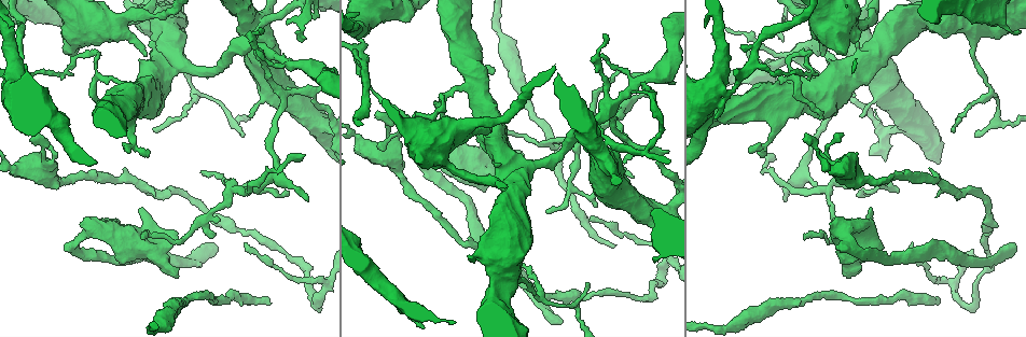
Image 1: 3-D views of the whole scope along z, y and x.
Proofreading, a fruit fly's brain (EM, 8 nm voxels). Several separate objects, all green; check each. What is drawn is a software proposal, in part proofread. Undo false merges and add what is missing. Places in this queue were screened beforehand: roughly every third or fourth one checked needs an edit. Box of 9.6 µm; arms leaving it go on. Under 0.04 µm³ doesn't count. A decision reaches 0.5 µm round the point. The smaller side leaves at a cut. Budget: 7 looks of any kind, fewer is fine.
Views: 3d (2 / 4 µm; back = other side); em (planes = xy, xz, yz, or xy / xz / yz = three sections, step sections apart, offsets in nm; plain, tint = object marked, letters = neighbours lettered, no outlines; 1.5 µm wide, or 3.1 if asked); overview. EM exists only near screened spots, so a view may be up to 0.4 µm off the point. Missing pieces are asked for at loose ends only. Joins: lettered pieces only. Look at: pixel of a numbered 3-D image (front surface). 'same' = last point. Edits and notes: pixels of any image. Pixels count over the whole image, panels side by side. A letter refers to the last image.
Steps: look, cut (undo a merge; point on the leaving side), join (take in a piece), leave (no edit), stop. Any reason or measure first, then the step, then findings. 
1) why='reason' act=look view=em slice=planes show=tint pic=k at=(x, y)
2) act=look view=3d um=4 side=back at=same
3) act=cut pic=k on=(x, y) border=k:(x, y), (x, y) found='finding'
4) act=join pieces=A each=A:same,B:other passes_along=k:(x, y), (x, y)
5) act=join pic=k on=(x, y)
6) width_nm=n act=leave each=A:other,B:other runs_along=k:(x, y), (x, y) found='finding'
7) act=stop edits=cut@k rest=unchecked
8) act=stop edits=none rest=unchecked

why='end of a long branch' act=look view=em slice=xy step=8 show=letters pic=1 at=(934, 301)

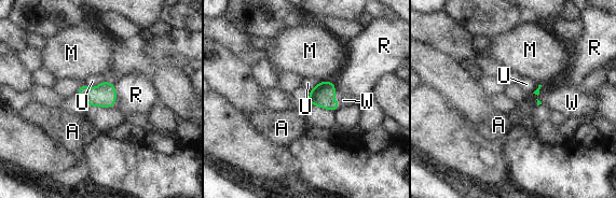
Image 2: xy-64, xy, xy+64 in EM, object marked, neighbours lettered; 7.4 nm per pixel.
act=look view=em slice=planes show=letters at=same

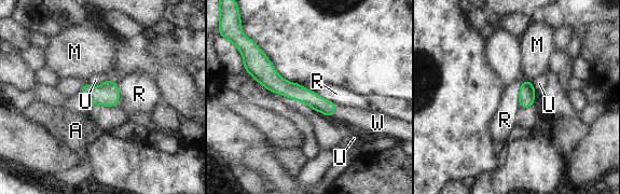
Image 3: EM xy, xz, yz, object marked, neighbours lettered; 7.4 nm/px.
width_nm=110 act=join pieces=W each=A:other,M:other,R:other,U:other,W:same passes_along=3:(328, 108), (335, 109), (364, 121) found='the neuron continues'

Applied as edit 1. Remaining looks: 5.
why='sudden change in width' act=look view=3d um=2 pic=1 at=(990, 229)

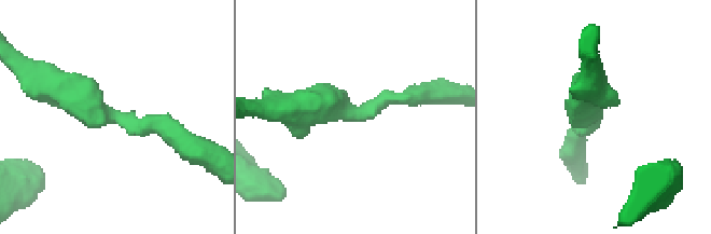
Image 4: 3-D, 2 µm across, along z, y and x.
arm_widths_nm=190,220 why='now the EM' act=look view=em slice=planes show=tint pic=4 at=(351, 113)

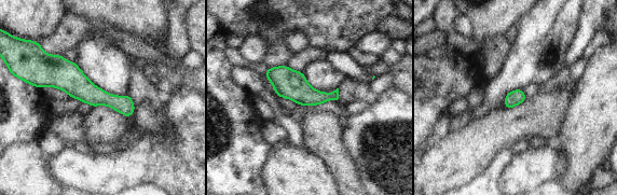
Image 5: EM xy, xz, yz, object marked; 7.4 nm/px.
act=look view=em slice=planes show=letters at=same

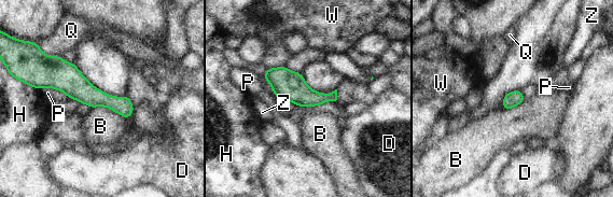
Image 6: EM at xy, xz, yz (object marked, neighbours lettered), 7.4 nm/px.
act=leave each=B:other,D:other,H:other,P:other,Q:other,W:other,Z:other border=6:(92, 108), (106, 106), (126, 118) found='all the same neuron'

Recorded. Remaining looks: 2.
act=look view=3d um=2 pic=1 at=(241, 136)

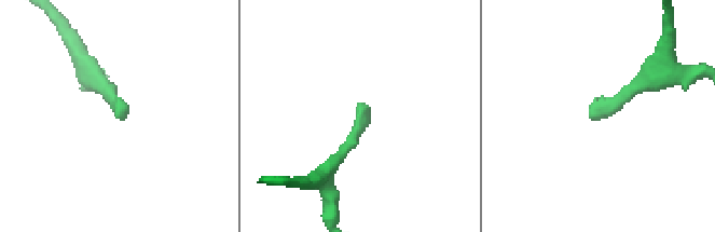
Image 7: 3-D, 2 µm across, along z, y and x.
act=look view=em slice=planes show=letters pic=7 at=(358, 103)

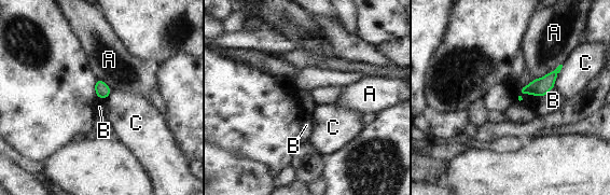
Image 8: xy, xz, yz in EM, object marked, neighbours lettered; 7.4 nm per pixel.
width_nm=90 act=leave each=A:other,B:other,C:other found='no lettered piece goes on from it'

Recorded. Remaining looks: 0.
act=stop edits=join@3 rest=unchecked

